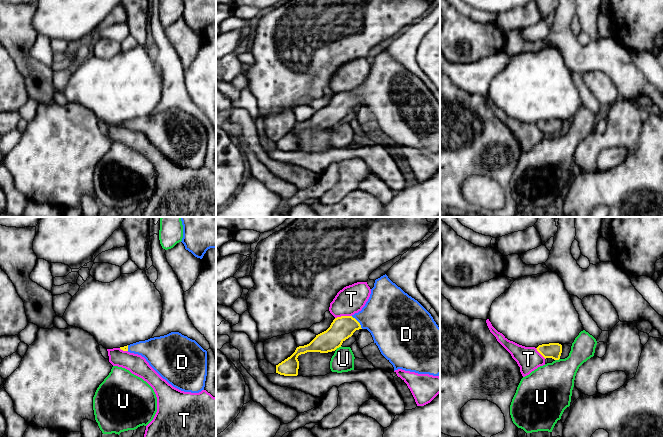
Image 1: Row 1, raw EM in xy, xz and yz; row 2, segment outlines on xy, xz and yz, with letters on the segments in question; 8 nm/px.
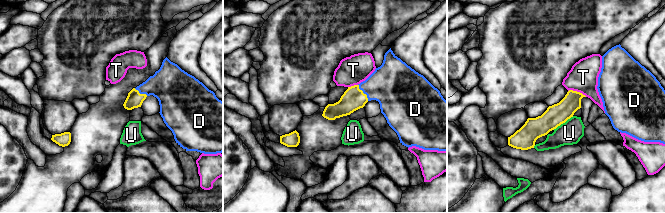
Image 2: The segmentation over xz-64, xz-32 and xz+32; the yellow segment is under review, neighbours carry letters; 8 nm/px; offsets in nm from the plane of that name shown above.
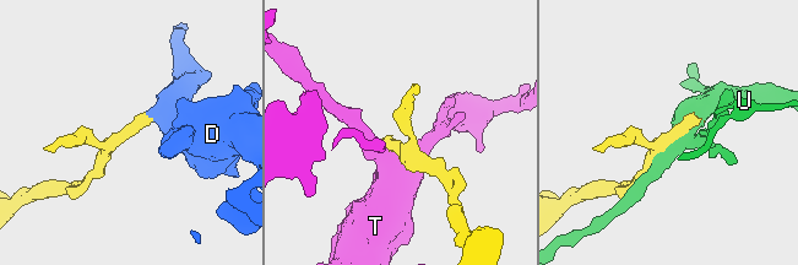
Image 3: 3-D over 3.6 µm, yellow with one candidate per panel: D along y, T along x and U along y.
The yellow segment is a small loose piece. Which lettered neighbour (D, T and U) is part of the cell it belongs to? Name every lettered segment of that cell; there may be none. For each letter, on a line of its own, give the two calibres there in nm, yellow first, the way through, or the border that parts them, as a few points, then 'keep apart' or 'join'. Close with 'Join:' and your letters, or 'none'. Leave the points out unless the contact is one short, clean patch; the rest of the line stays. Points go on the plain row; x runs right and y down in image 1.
D: calibres 180 and 400 nm; way xz (343, 103), (358, 98), (374, 92), (388, 91); join
T: calibres 180 and 220 nm; keep apart
U: calibres 180 and 180 nm; keep apart
Join: D

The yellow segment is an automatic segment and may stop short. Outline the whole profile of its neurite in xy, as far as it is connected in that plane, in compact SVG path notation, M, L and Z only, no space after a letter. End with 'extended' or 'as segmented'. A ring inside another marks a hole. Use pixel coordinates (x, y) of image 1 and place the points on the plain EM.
M179 108L139 117L120 125L144 133L163 155L181 167L199 169L204 166L207 127Z; extended

